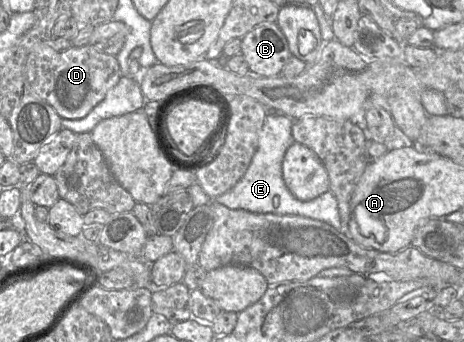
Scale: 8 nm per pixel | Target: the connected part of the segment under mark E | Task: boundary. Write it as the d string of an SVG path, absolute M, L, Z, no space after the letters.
M267 111L260 132L257 150L243 177L226 193L216 197L216 201L229 209L243 209L253 213L274 213L278 215L299 215L324 221L337 230L341 229L338 201L331 191L309 201L296 199L288 190L282 176L282 161L287 149L295 142L291 127L293 119Z

